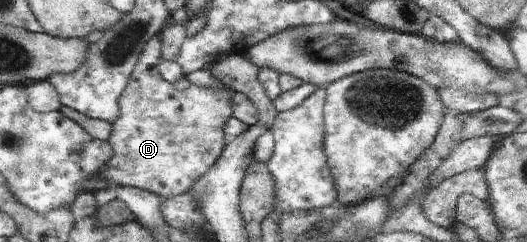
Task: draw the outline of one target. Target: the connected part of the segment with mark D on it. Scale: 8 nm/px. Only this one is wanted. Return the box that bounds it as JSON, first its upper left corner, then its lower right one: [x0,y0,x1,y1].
[81,36,232,198]

